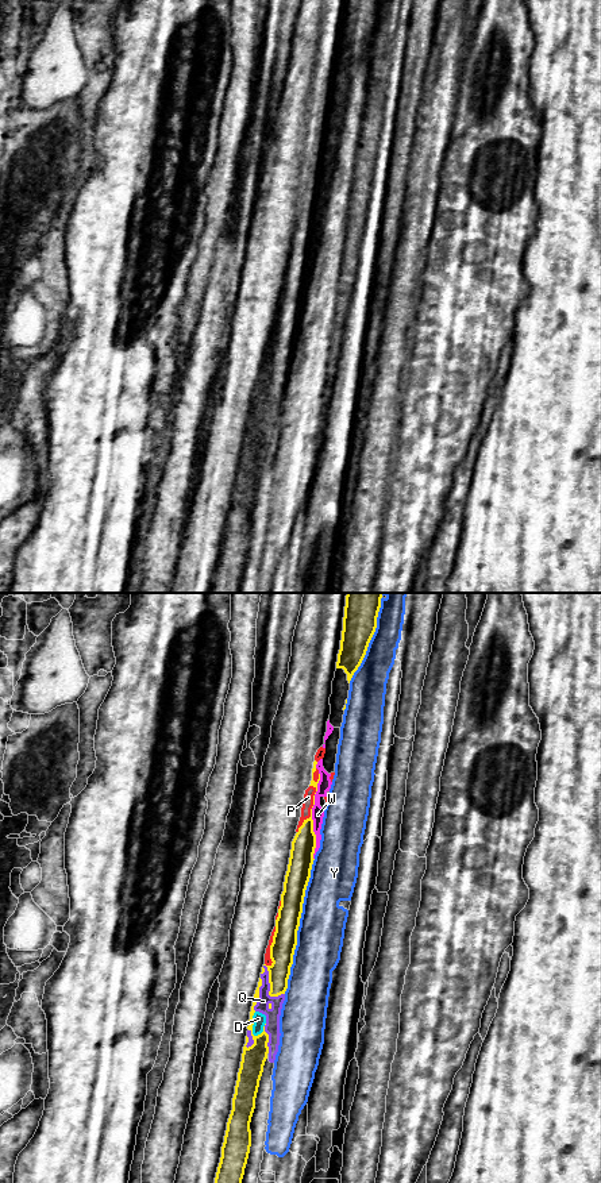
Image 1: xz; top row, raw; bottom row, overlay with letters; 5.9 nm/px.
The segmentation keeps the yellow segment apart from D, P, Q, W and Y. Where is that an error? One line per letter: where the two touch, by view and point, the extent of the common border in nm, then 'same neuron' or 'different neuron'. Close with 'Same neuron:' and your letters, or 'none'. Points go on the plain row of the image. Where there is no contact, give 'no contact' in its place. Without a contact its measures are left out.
D: contact xz (253, 419); length 150 nm; different neuron
P: contact xz (311, 204); length 300 nm; different neuron
Q: contact xz (270, 382); length 220 nm; different neuron
W: contact xz (311, 211); length 500 nm; different neuron
Y: contact xz (299, 320); length 800 nm; different neuron
Same neuron: none

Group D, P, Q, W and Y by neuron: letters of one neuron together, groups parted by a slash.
D P Q W / Y

